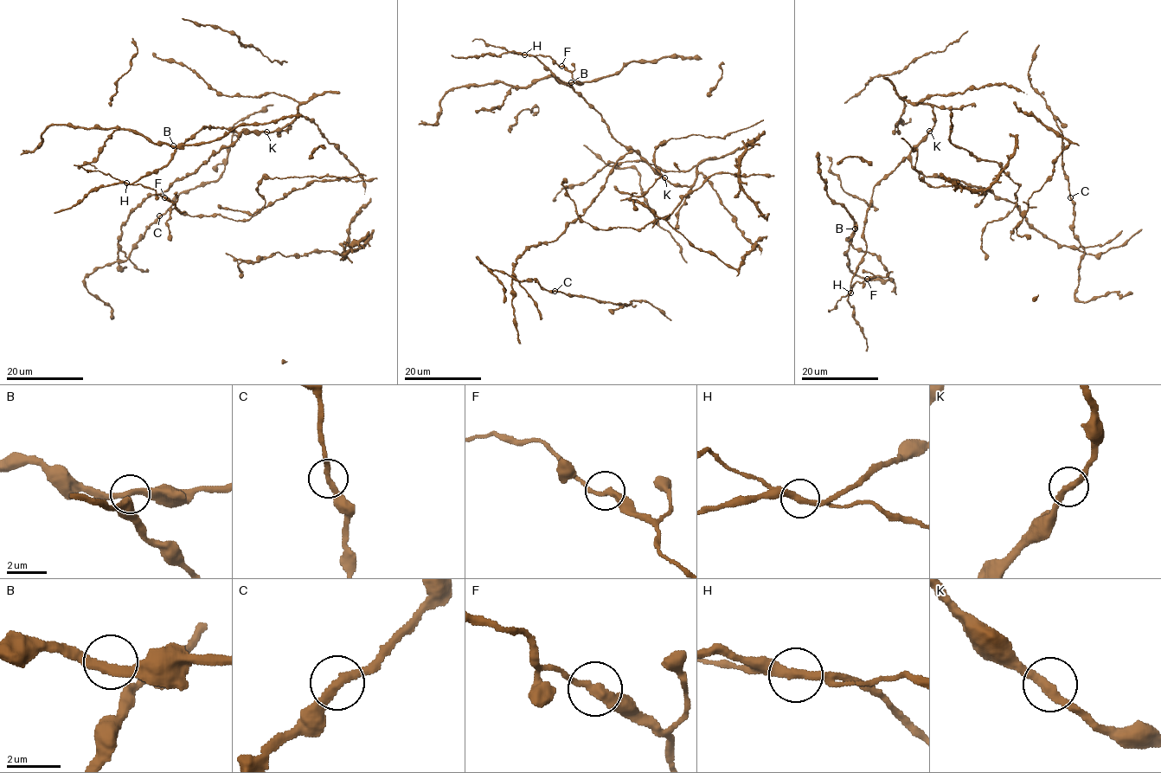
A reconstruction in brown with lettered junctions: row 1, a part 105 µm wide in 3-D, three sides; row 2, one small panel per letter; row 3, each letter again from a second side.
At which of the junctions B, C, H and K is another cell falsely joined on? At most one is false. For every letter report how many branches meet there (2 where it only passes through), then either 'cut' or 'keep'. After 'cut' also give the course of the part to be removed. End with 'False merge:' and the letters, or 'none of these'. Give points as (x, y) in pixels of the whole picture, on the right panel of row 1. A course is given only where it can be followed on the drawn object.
B: branches 2; keep
C: branches 2; keep
H: branches 2; cut; course (849, 293), (853, 284), (874, 276), (886, 277), (889, 271)
K: branches 2; keep
False merge: H

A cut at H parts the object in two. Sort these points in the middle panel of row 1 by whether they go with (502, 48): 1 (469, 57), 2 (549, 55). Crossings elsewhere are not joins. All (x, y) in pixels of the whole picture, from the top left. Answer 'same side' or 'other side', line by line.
1: other side
2: same side

